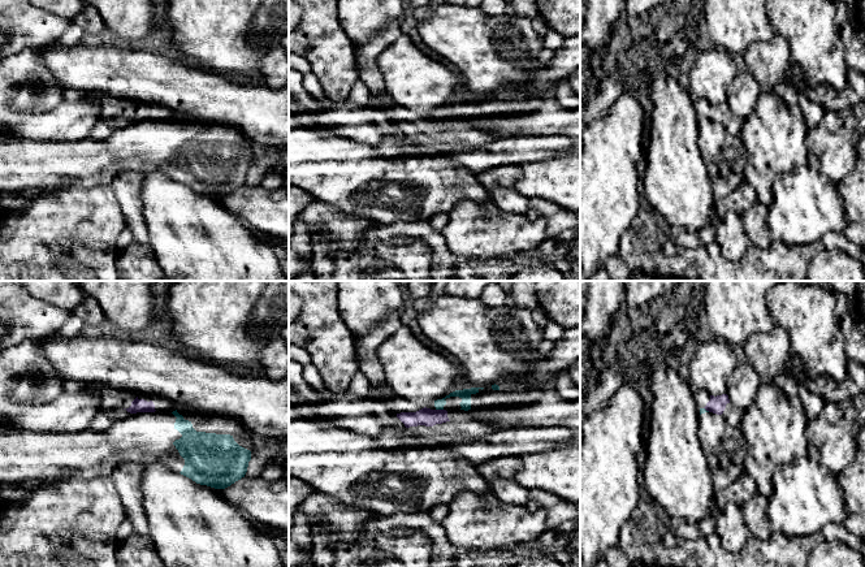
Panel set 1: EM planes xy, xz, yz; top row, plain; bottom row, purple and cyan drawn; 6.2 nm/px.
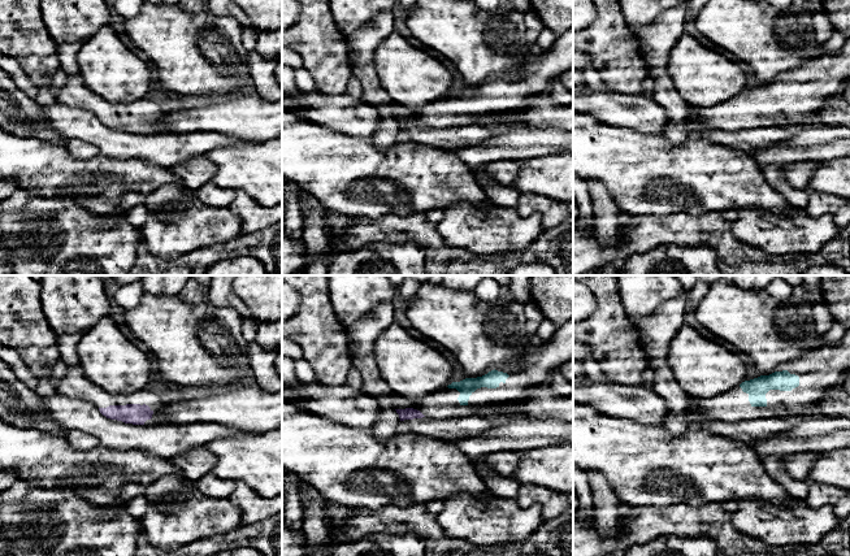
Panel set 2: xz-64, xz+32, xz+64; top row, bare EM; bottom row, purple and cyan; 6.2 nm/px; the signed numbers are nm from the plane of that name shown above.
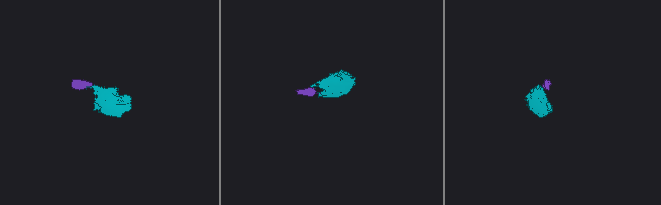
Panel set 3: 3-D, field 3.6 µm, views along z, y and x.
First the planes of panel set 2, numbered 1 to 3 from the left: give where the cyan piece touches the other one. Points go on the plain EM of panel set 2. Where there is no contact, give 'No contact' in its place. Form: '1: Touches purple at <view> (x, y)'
1: No contact
2: No contact
3: No contact

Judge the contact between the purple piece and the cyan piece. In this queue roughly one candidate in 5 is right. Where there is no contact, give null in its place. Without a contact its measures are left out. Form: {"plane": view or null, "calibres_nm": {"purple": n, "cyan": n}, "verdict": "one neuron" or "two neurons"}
{"plane": "xz", "calibres_nm": {"purple": 110, "cyan": 70}, "verdict": "two neurons"}

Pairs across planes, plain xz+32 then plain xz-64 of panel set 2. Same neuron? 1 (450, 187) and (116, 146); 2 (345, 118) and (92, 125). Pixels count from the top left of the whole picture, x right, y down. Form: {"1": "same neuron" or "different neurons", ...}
{"1": "different neurons", "2": "same neuron"}

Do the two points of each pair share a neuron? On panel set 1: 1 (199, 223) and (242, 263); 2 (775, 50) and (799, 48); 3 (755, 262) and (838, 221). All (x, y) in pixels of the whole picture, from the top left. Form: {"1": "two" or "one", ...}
{"1": "one", "2": "two", "3": "two"}

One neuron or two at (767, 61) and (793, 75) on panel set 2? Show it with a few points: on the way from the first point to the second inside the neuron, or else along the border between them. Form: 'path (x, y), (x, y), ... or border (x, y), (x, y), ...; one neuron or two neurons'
border (812, 59), (783, 70), (771, 82), (762, 85); two neurons

